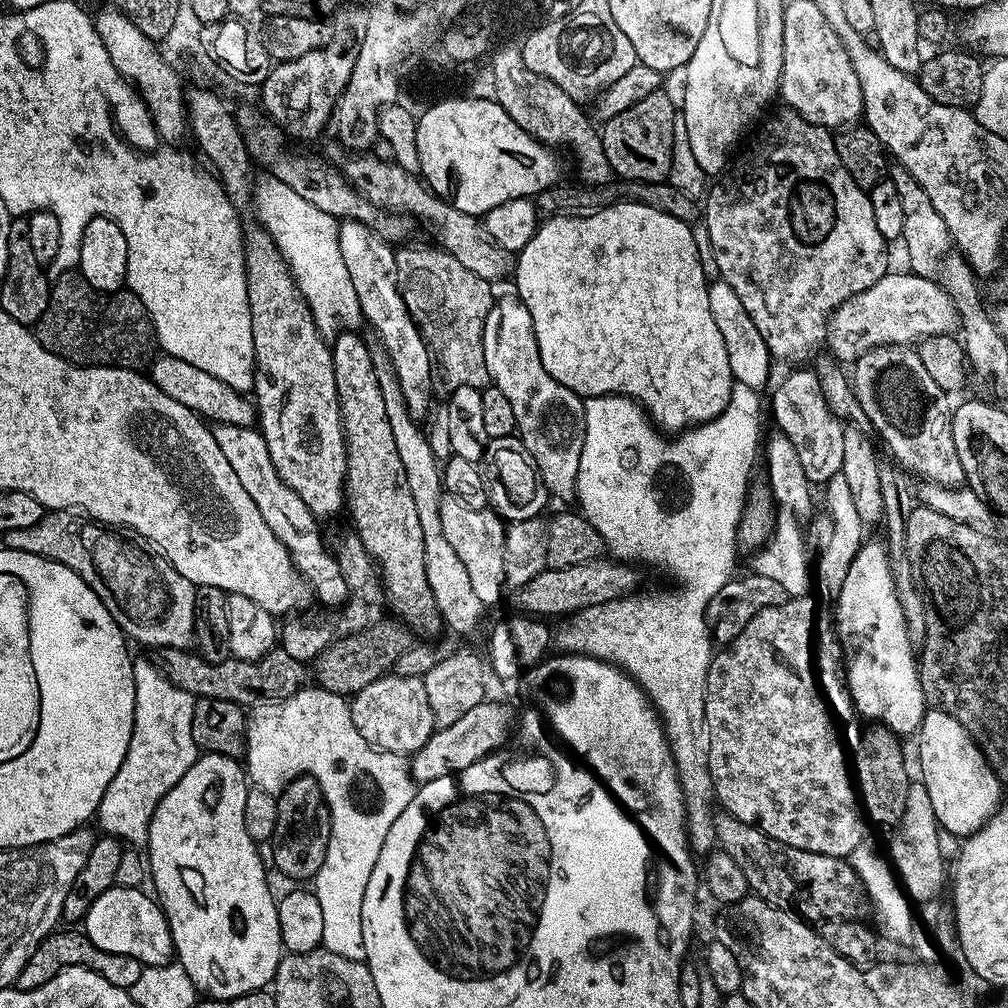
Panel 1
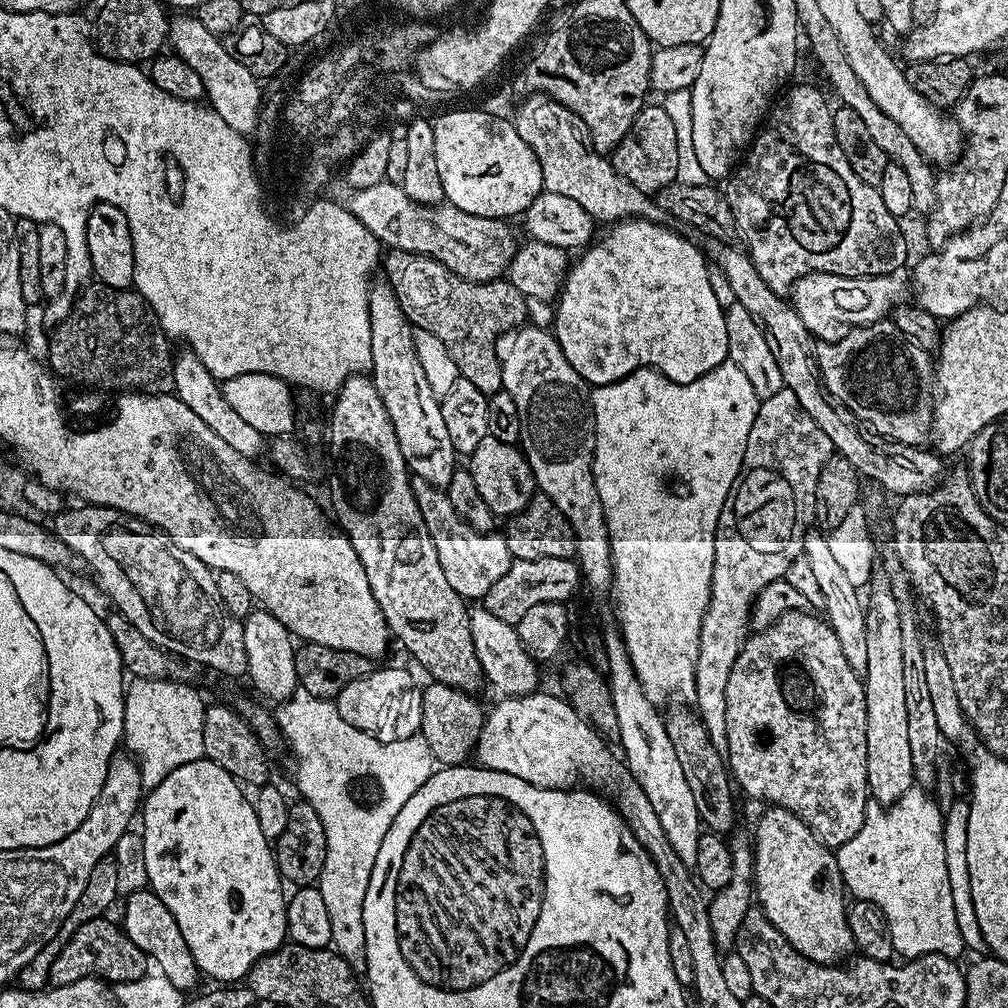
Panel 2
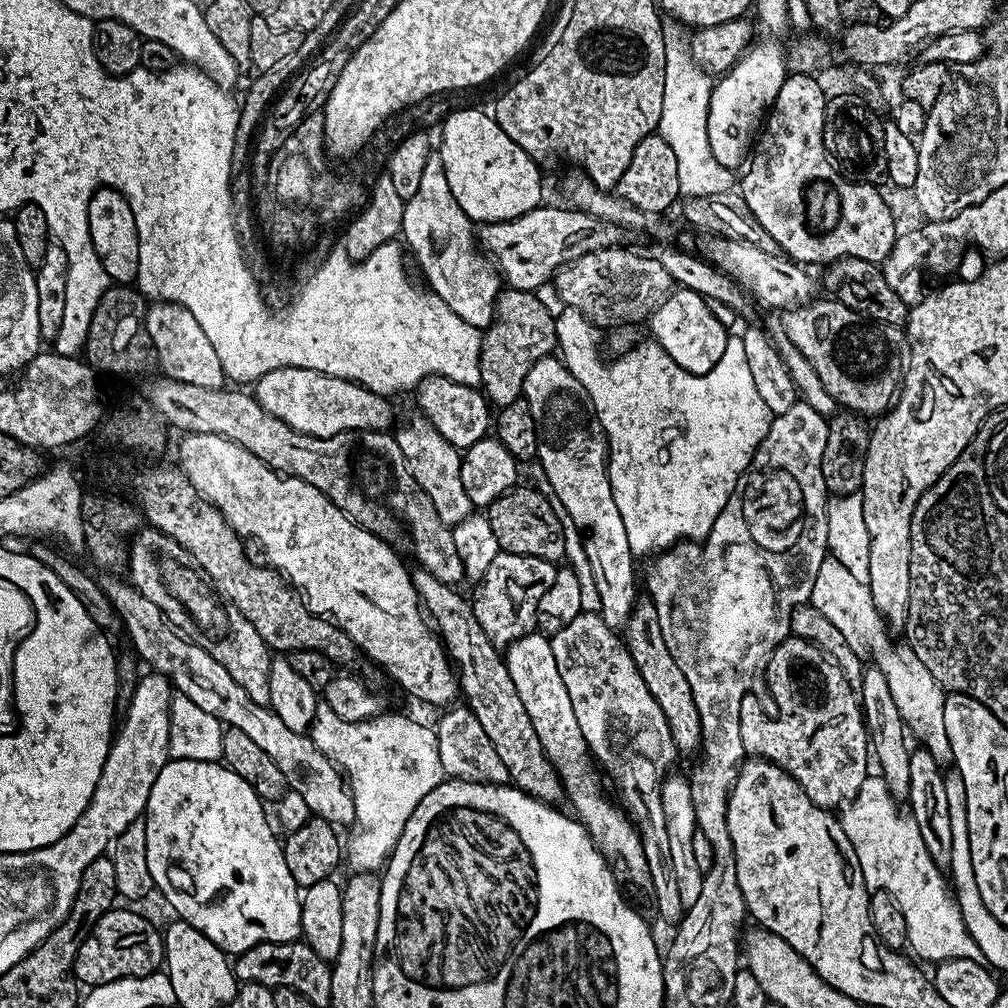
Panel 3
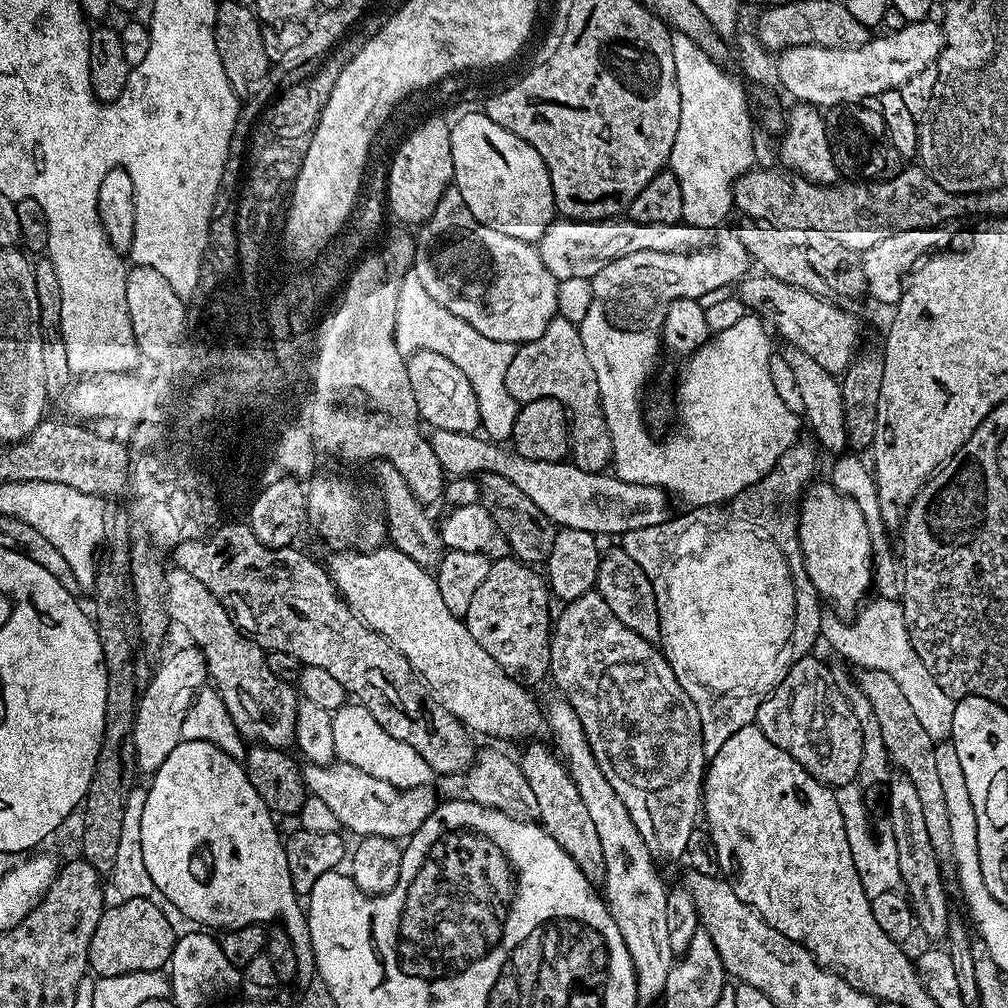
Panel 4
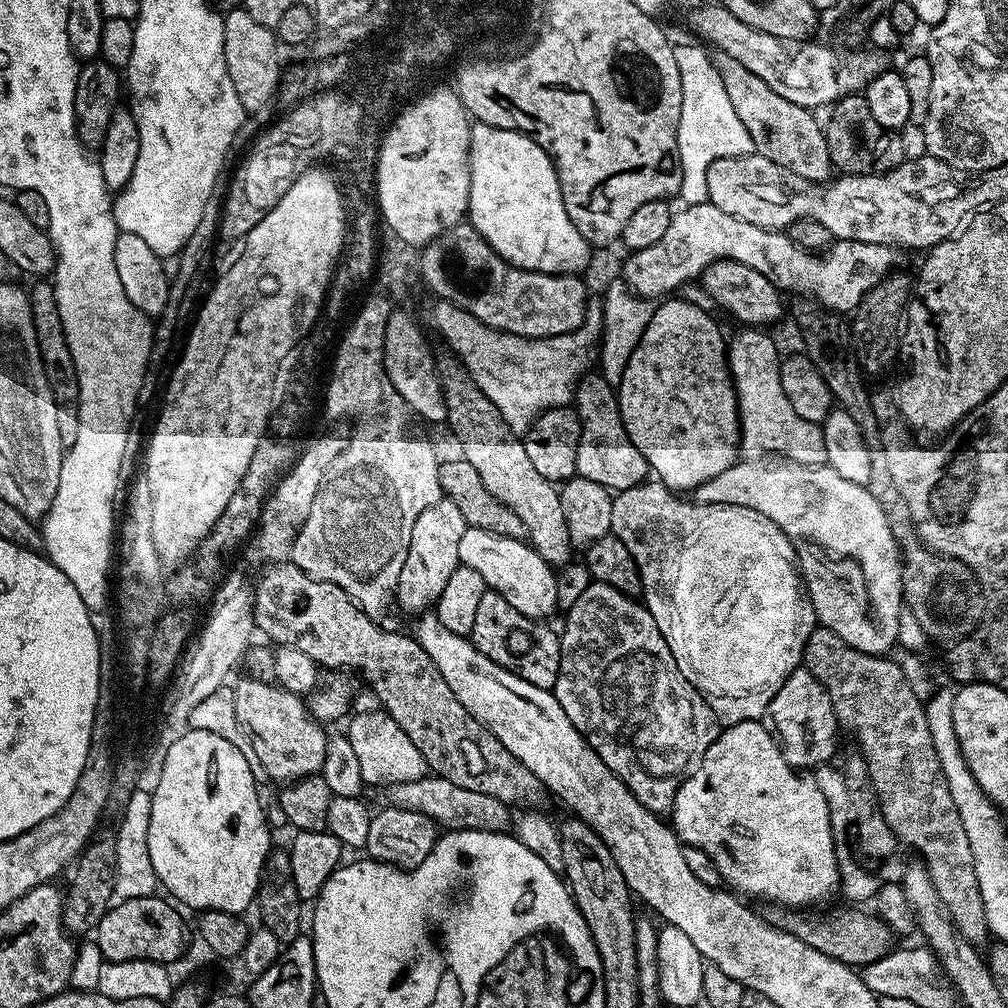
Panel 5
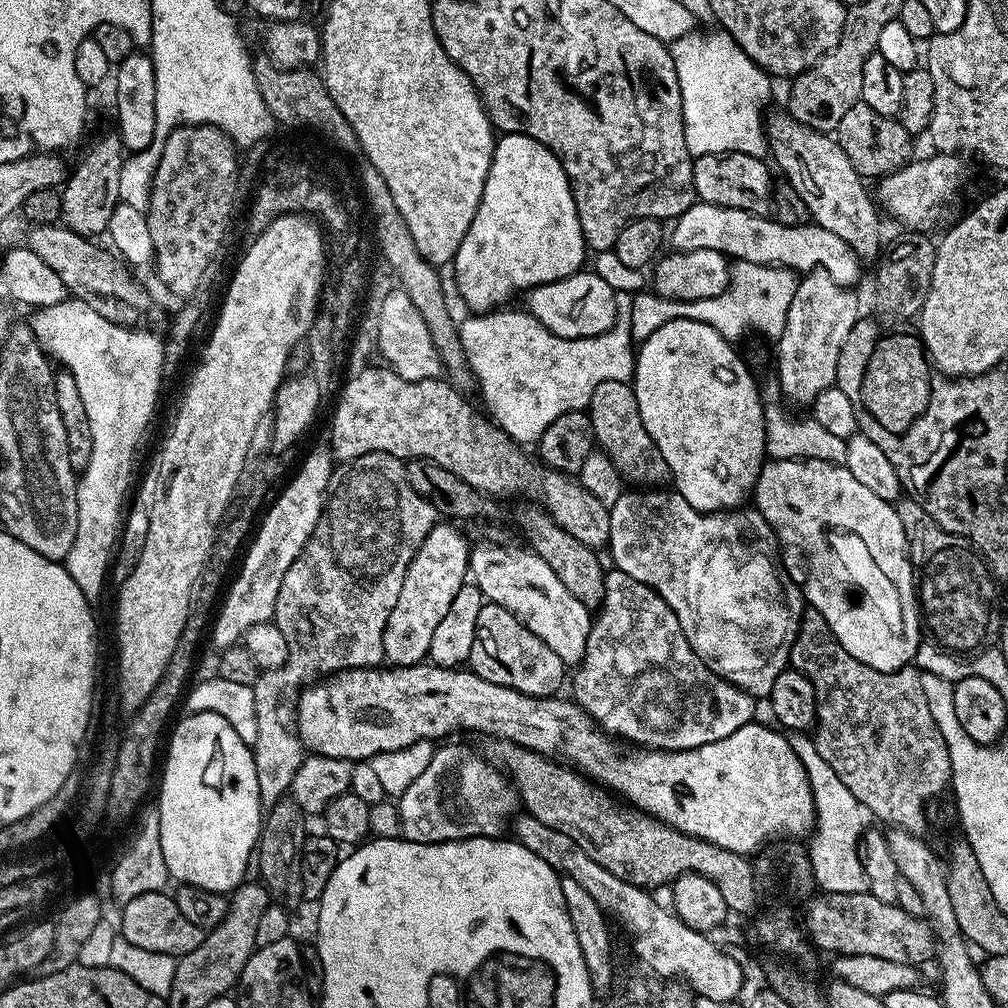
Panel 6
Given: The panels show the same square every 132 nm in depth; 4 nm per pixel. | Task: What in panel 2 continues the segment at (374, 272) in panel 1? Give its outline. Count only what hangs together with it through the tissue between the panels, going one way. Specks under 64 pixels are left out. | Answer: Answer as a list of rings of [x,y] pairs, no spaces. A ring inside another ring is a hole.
[[[387,282],[373,283],[369,287],[368,317],[372,339],[370,375],[382,398],[382,406],[386,408],[386,414],[394,426],[398,446],[402,446],[409,473],[416,480],[425,480],[441,490],[447,489],[450,478],[458,467],[458,453],[446,431],[440,400],[434,390],[430,390],[426,374],[422,374],[422,362],[416,354],[414,343],[414,329],[404,317],[404,311],[400,309],[392,287]]]

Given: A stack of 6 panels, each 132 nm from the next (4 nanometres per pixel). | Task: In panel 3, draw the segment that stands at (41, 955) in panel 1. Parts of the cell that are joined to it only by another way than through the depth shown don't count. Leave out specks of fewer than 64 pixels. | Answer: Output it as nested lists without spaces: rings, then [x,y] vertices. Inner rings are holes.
[[[113,906],[109,912],[102,914],[82,942],[72,967],[72,975],[81,985],[95,986],[131,976],[145,976],[165,963],[161,929],[156,929],[142,913],[120,907]]]

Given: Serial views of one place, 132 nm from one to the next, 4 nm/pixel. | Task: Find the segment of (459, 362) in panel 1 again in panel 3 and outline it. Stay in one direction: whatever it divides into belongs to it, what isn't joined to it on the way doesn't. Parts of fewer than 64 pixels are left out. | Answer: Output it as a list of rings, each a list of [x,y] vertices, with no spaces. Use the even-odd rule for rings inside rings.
[[[511,287],[501,291],[496,302],[496,315],[483,333],[479,387],[497,409],[521,399],[530,366],[557,351],[556,316],[538,297],[535,291],[524,292]]]

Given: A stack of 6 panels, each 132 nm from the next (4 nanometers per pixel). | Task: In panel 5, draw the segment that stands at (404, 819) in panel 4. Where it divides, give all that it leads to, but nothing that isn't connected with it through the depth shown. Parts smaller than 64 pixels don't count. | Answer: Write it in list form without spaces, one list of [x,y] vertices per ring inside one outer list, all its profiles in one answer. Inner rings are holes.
[[[429,774],[414,782],[394,784],[387,792],[389,805],[405,808],[411,812],[420,812],[423,816],[431,816],[437,825],[448,830],[477,828],[483,832],[508,832],[511,829],[512,812],[509,805],[491,797],[490,794],[454,786],[454,782],[445,780],[443,776]]]

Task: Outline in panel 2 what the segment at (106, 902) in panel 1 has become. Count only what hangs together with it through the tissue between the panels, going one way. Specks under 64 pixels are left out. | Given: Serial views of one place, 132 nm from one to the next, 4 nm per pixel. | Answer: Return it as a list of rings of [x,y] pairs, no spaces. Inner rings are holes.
[[[141,890],[131,893],[127,897],[128,905],[124,908],[122,927],[125,936],[134,942],[153,961],[160,963],[159,975],[165,976],[174,986],[181,990],[189,990],[196,984],[196,979],[201,979],[200,967],[194,962],[190,954],[190,946],[186,946],[186,938],[182,938],[182,930],[178,930],[178,922],[174,922],[174,914],[166,910],[166,906],[156,897],[151,890]]]

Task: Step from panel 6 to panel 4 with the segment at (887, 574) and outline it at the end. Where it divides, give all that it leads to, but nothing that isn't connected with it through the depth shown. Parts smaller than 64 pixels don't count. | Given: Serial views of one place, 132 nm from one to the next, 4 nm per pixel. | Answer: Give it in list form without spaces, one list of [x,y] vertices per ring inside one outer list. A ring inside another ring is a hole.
[[[432,428],[427,433],[427,437],[429,446],[434,450],[434,458],[438,458],[438,462],[449,477],[475,477],[481,472],[502,474],[502,478],[510,478],[510,482],[514,482],[514,486],[518,486],[518,490],[522,490],[522,494],[526,494],[526,498],[530,498],[530,502],[534,502],[534,506],[538,506],[538,510],[542,510],[542,514],[546,514],[546,518],[550,518],[552,523],[560,528],[586,530],[593,532],[597,538],[605,538],[604,536],[620,538],[630,530],[642,530],[642,526],[658,526],[669,520],[674,512],[674,509],[668,505],[669,493],[658,486],[626,482],[607,471],[587,472],[578,465],[564,460],[538,462],[530,458],[522,458],[511,447],[471,432]],[[816,482],[805,491],[798,505],[798,534],[800,535],[800,549],[804,555],[806,574],[814,586],[816,595],[821,601],[828,600],[833,609],[840,614],[852,614],[865,603],[870,589],[873,587],[873,556],[871,534],[867,529],[866,518],[850,497],[840,493],[830,482]]]

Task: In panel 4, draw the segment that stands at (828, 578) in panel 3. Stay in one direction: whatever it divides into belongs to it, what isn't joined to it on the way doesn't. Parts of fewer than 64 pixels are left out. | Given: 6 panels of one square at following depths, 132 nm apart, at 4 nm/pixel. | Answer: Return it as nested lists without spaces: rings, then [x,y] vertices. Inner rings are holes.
[[[869,599],[851,618],[845,618],[832,610],[825,611],[820,617],[823,643],[828,643],[840,655],[837,657],[859,669],[869,668],[890,674],[902,688],[903,694],[906,694],[915,717],[930,734],[930,738],[935,742],[947,741],[952,735],[956,701],[950,698],[950,694],[946,694],[946,690],[942,690],[942,686],[938,686],[938,682],[934,682],[934,674],[930,674],[922,658],[918,658],[910,642],[903,607],[894,600],[872,599]]]

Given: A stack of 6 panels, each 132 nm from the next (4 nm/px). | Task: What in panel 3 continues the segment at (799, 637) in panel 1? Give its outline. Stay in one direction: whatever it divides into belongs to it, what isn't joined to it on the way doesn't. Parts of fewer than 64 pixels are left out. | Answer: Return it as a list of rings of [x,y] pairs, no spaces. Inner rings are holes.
[[[793,635],[783,640],[768,657],[767,672],[768,692],[772,695],[776,716],[760,708],[760,700],[755,694],[742,698],[740,737],[745,753],[752,758],[768,760],[789,772],[820,808],[839,809],[858,794],[862,782],[870,775],[870,733],[864,725],[864,713],[857,693],[850,682],[846,682],[840,667],[818,645]]]

